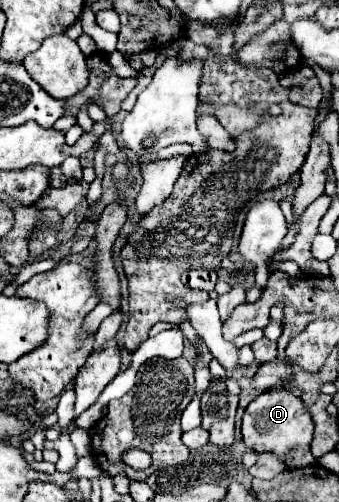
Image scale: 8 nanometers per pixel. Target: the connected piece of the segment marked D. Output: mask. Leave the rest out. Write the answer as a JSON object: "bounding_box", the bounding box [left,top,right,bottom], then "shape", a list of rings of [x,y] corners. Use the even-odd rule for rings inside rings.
{"bounding_box":[242,389,316,469],"shape":[[[272,389],[258,395],[246,407],[246,413],[242,419],[242,437],[246,447],[250,447],[256,453],[264,453],[264,451],[276,453],[290,469],[316,463],[314,455],[310,453],[312,431],[314,431],[314,423],[304,403],[284,389]]]}

